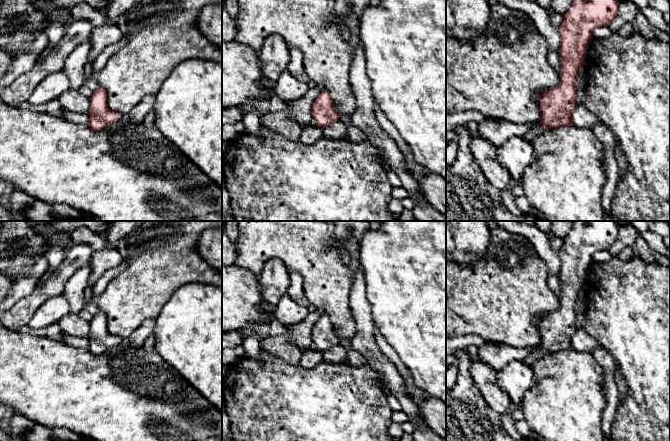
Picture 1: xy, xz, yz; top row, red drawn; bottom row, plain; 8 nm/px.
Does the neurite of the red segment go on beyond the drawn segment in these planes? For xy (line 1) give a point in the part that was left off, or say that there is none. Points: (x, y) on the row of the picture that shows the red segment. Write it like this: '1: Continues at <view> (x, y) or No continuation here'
1: No continuation here

